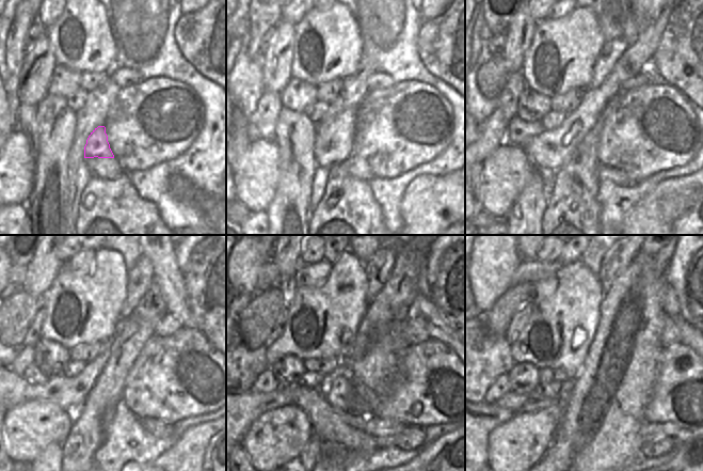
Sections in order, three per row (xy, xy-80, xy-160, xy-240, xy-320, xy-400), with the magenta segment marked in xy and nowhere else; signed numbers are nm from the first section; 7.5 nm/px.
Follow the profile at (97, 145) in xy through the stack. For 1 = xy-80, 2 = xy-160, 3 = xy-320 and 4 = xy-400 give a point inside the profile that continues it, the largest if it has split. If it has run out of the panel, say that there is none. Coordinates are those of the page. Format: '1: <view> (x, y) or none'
1: xy-80 (334, 143)
2: xy-160 (553, 148)
3: xy-320 (248, 407)
4: xy-400 (486, 417)

